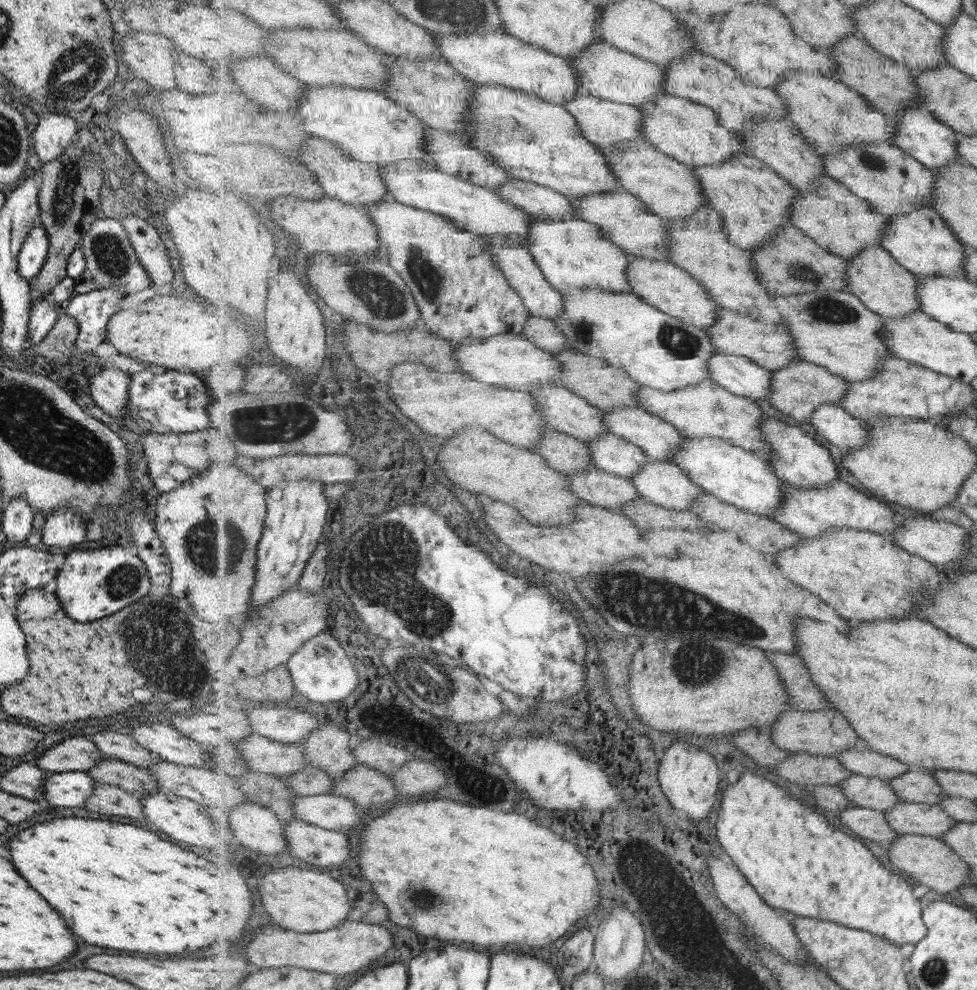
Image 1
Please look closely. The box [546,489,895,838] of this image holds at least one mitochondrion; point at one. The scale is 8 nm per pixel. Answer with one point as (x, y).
(648, 601)

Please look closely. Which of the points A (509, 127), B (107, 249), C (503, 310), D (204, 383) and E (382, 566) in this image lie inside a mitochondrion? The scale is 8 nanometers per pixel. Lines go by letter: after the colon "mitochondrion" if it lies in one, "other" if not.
A: mitochondrion
B: mitochondrion
C: other
D: other
E: mitochondrion

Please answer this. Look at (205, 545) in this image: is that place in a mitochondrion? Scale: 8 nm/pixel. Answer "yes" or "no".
yes

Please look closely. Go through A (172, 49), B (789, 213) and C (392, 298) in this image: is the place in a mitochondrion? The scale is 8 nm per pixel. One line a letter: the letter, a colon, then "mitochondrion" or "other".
A: other
B: other
C: mitochondrion

